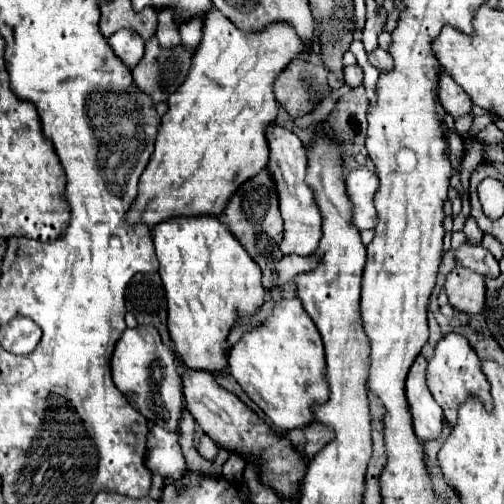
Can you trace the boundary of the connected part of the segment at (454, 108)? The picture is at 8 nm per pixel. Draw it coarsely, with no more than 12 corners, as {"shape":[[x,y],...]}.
{"shape":[[446,72],[438,100],[454,118],[472,112],[470,96]]}

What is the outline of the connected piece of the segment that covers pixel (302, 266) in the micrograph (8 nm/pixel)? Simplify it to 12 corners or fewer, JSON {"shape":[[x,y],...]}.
{"shape":[[284,256],[278,260],[278,284],[310,272],[320,256]]}

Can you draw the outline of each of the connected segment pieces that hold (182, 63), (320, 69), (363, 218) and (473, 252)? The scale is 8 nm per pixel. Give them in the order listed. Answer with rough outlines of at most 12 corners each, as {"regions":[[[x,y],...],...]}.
{"regions":[[[192,52],[146,54],[132,70],[134,84],[152,102],[164,102],[186,76]],[[296,58],[274,82],[276,100],[292,118],[332,94],[330,70]],[[366,168],[346,176],[352,222],[362,232],[378,222],[372,198],[378,176]],[[464,242],[454,250],[460,266],[498,276],[498,260],[484,248]]]}

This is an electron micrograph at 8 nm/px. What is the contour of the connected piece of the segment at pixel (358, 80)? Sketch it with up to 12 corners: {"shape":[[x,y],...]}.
{"shape":[[358,64],[344,68],[344,80],[352,88],[362,84]]}

